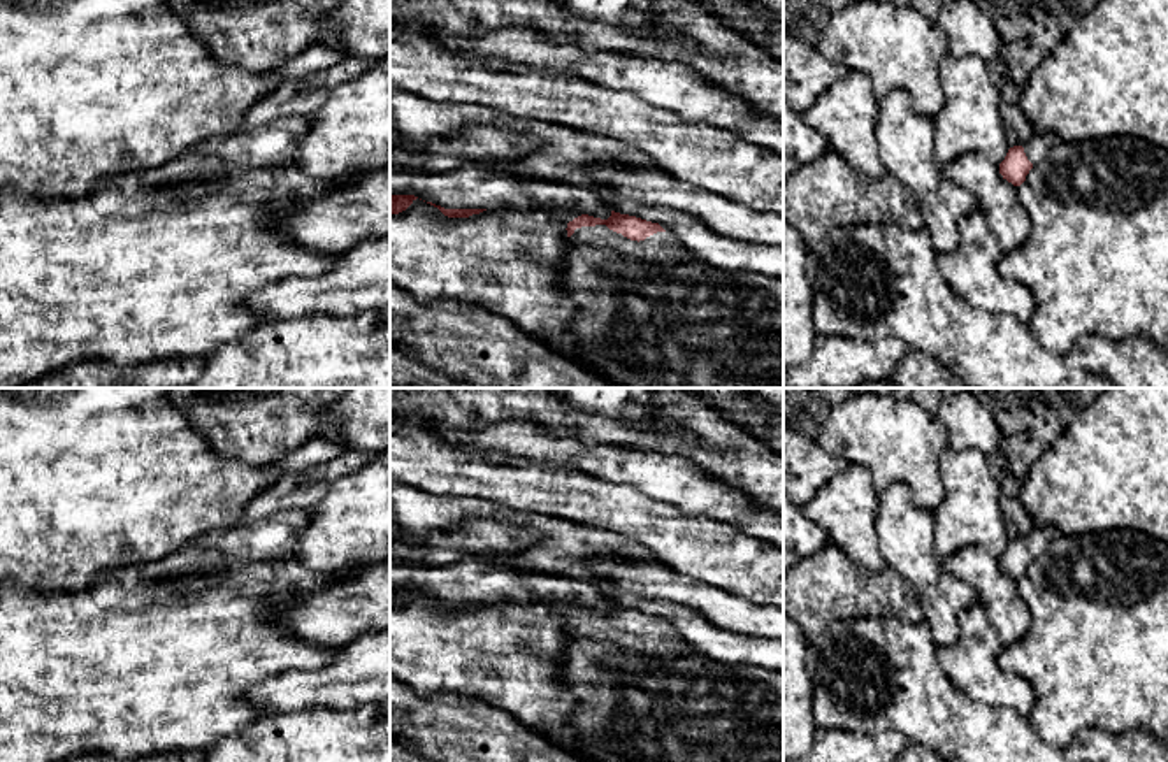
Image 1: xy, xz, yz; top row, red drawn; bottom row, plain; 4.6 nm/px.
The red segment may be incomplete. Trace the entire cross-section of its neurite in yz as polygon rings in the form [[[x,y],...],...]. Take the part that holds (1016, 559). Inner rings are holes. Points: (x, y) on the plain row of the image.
[[[1033,525],[1022,539],[1008,543],[1005,553],[999,557],[999,567],[1013,579],[1020,579],[1029,564],[1045,553],[1057,536],[1059,532],[1054,527]]]

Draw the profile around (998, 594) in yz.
[[[966,546],[941,558],[943,569],[975,588],[1003,648],[1015,644],[1029,630],[1033,615],[1019,593],[1017,579],[999,567],[999,558],[982,546]]]

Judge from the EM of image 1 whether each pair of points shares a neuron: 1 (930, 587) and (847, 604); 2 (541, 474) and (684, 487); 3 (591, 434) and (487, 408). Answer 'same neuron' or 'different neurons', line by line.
1: different neurons
2: different neurons
3: same neuron

